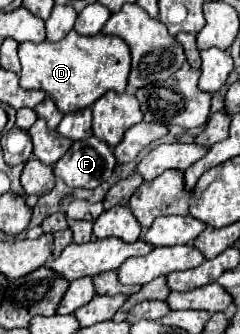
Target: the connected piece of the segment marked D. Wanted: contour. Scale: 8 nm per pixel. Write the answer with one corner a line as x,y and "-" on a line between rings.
71,30
59,42
43,40
39,44
31,44
31,42
21,44
19,60
23,66
21,88
45,90
55,100
57,108
63,114
91,106
99,96
103,96
109,90
123,92
131,68
129,46
121,38
107,34
83,36
75,30

